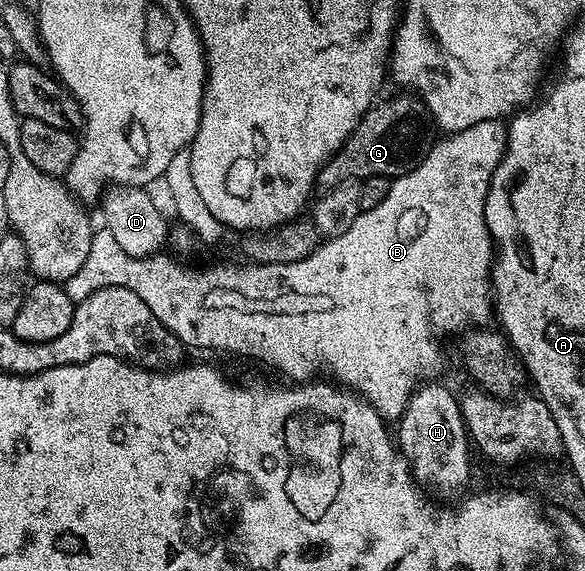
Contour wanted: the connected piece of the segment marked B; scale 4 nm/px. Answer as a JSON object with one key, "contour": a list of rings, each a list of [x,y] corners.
{"contour":[[[501,121],[481,122],[472,124],[472,128],[464,128],[459,134],[451,134],[435,141],[428,156],[416,168],[412,168],[407,174],[401,174],[399,178],[393,179],[388,196],[372,208],[371,211],[362,211],[356,216],[352,228],[335,238],[323,241],[312,256],[295,262],[277,262],[276,264],[245,264],[246,266],[210,266],[207,270],[189,270],[178,262],[163,256],[151,256],[148,258],[137,258],[128,256],[120,244],[116,244],[116,236],[105,228],[95,229],[92,236],[92,248],[88,252],[88,260],[80,267],[80,272],[72,276],[64,283],[68,296],[76,304],[88,300],[92,292],[100,288],[128,288],[128,292],[136,292],[148,308],[152,308],[152,316],[164,324],[170,332],[182,341],[183,347],[195,346],[198,350],[231,350],[234,354],[247,354],[250,358],[263,358],[271,362],[282,374],[287,374],[290,380],[306,380],[311,377],[313,370],[330,369],[329,377],[335,383],[349,388],[355,394],[366,399],[368,405],[376,408],[376,412],[384,419],[397,420],[406,411],[408,400],[415,392],[420,380],[430,380],[434,373],[442,366],[442,341],[449,336],[450,330],[469,331],[471,328],[482,328],[496,310],[496,302],[492,297],[492,271],[496,261],[496,247],[490,236],[490,229],[484,216],[484,204],[488,196],[488,188],[492,176],[502,159],[502,153],[506,151],[506,126]]]}

